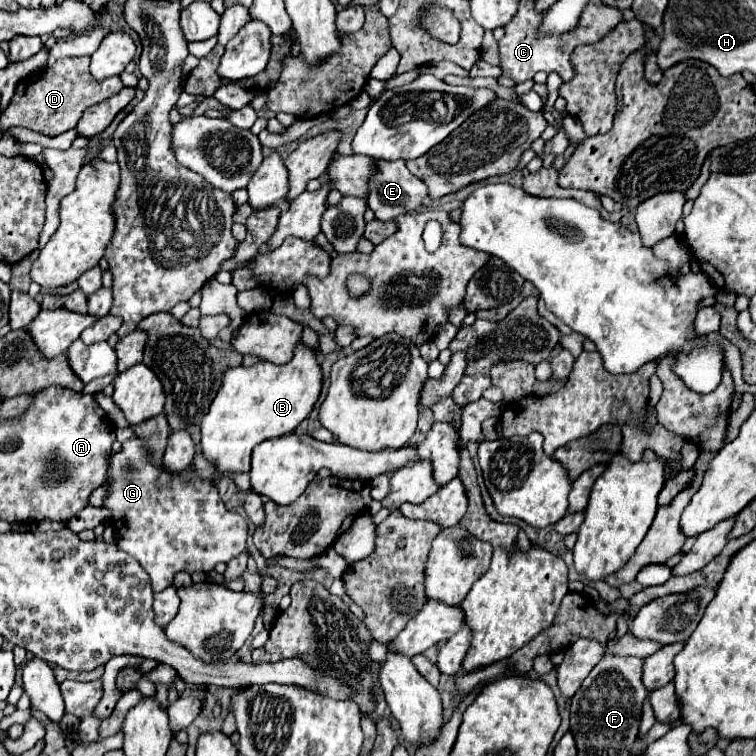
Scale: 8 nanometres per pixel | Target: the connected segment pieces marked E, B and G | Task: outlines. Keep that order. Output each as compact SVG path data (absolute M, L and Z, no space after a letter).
M378 160L376 172L370 178L368 206L378 220L394 220L408 210L414 210L426 198L426 186L412 176L404 160Z
M302 342L284 366L258 360L252 366L230 368L222 376L220 390L202 422L202 454L216 464L222 476L250 470L250 456L256 444L294 432L308 418L322 392L322 366L314 348Z
M138 438L124 442L122 450L118 454L112 454L110 458L110 478L108 478L110 496L106 498L104 506L110 508L114 514L112 524L116 526L118 534L116 544L120 546L120 550L136 558L140 566L148 572L154 592L162 592L164 588L172 586L174 574L180 570L186 570L190 574L210 572L218 562L228 562L238 554L246 552L246 536L248 536L246 520L240 514L226 510L214 482L196 478L192 482L186 482L184 478L190 472L192 468L180 474L168 474L164 468L152 466L148 462L148 450Z

